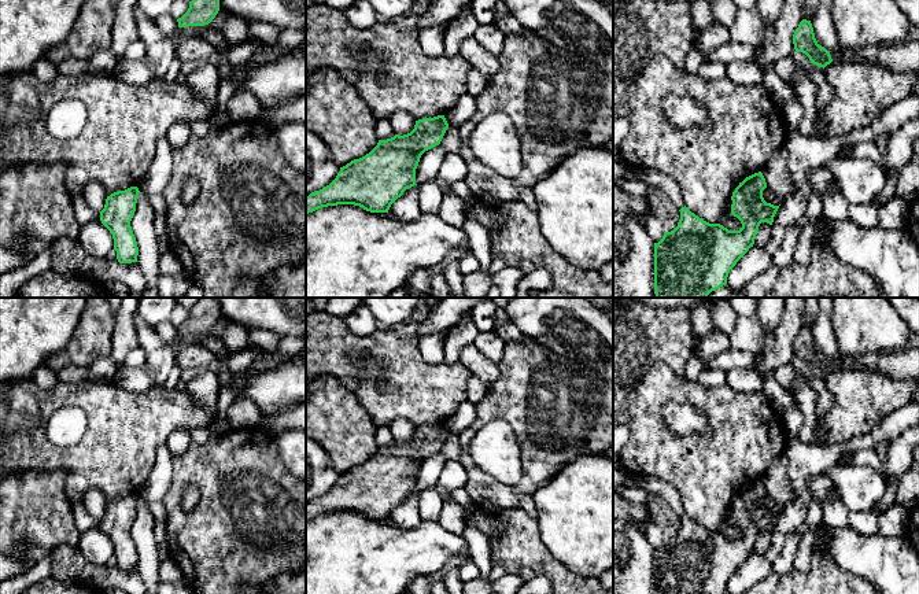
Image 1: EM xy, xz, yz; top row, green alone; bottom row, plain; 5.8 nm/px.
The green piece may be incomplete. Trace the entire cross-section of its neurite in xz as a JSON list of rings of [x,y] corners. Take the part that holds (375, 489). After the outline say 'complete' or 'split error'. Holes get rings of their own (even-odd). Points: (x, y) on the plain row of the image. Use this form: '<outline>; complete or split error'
[[[438,423],[416,428],[414,436],[407,442],[379,447],[369,461],[340,475],[329,492],[306,503],[306,521],[337,512],[354,512],[370,520],[388,520],[391,512],[406,497],[417,492],[416,476],[421,462],[439,453],[447,436],[449,431],[444,423]]]; complete

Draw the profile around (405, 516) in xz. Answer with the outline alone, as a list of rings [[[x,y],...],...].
[[[417,492],[406,497],[401,505],[398,505],[390,514],[388,520],[402,530],[411,530],[420,525],[421,516],[418,513],[418,497]]]

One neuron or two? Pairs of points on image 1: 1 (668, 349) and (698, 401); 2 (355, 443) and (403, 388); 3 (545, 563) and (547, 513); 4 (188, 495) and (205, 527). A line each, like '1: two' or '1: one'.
1: two
2: two
3: two
4: two

